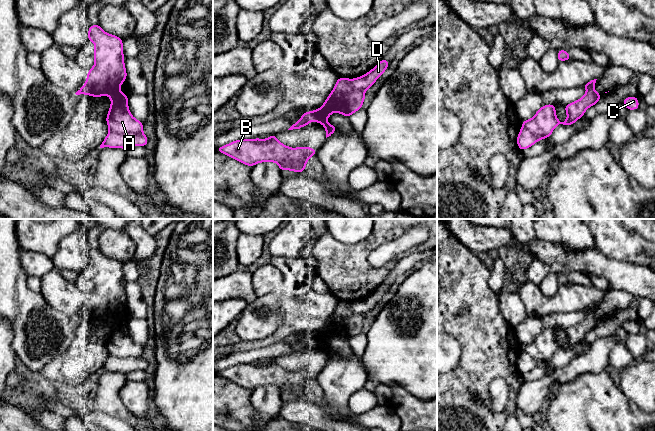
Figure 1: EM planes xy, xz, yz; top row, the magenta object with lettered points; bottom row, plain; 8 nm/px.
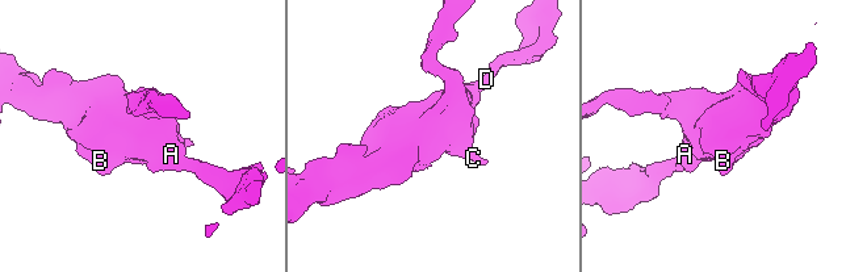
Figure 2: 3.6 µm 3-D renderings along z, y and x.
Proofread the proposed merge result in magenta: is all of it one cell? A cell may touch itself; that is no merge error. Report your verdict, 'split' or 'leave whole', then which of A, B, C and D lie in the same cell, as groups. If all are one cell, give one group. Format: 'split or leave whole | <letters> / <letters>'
split | A B C / D

